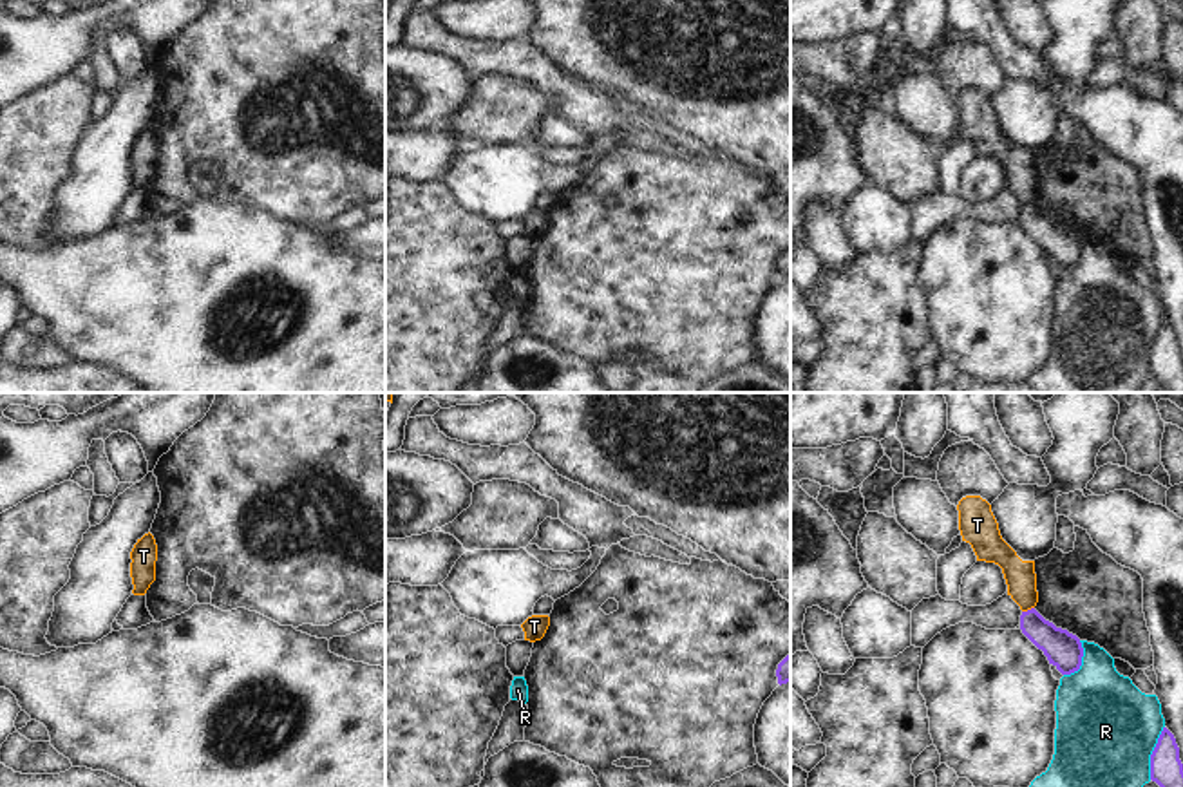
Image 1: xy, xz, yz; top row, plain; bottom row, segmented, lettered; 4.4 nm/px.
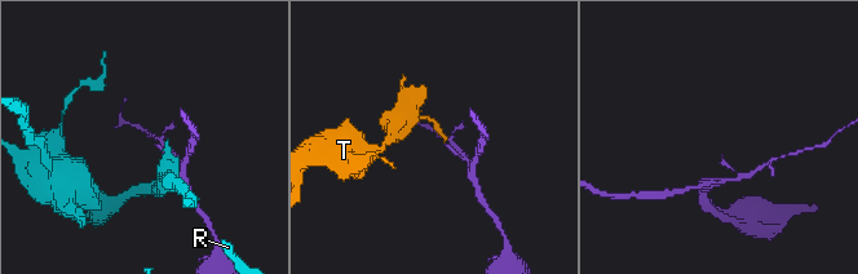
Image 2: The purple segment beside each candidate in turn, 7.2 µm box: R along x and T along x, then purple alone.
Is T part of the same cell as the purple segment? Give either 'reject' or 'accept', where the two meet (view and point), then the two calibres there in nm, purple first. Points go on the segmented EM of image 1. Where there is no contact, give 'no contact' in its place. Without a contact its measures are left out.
reject; meets purple in yz at (1028, 610); 160 nm thick on the purple side, 140 nm on the other

